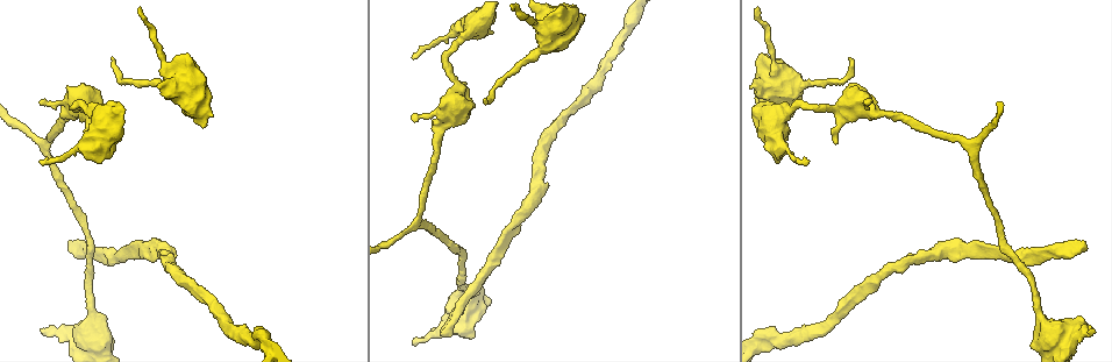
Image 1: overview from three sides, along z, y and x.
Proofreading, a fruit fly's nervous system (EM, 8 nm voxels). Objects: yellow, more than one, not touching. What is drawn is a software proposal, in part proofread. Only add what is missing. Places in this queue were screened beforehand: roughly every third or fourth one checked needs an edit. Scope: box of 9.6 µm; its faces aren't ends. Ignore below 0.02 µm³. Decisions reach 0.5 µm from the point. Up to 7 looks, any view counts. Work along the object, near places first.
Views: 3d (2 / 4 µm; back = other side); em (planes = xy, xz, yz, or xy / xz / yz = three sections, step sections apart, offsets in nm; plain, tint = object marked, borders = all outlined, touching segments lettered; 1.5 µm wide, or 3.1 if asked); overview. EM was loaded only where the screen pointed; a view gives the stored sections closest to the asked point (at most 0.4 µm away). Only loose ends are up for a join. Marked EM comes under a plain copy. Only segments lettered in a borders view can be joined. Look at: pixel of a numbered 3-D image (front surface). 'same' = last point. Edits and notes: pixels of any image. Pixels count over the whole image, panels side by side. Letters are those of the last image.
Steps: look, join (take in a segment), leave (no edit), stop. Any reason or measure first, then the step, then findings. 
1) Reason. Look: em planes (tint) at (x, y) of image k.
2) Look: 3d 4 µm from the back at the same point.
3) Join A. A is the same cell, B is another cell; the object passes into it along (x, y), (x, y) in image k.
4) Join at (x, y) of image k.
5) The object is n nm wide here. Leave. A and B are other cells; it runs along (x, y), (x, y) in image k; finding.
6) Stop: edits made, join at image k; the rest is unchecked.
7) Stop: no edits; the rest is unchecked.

End of a long branch. Look: em planes (borders) at (442, 335) of image 1.

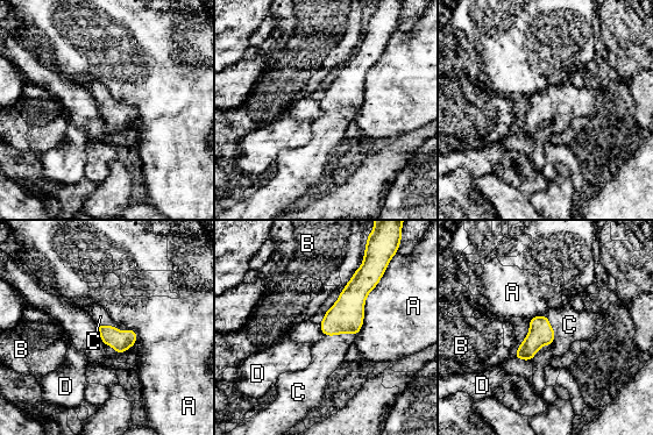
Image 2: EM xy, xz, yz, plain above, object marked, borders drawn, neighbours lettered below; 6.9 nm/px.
The object is 140 nm wide here. Join C. C is the same cell, A, B and D are other cells; it goes on there.

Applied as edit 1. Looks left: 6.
Look: overview.

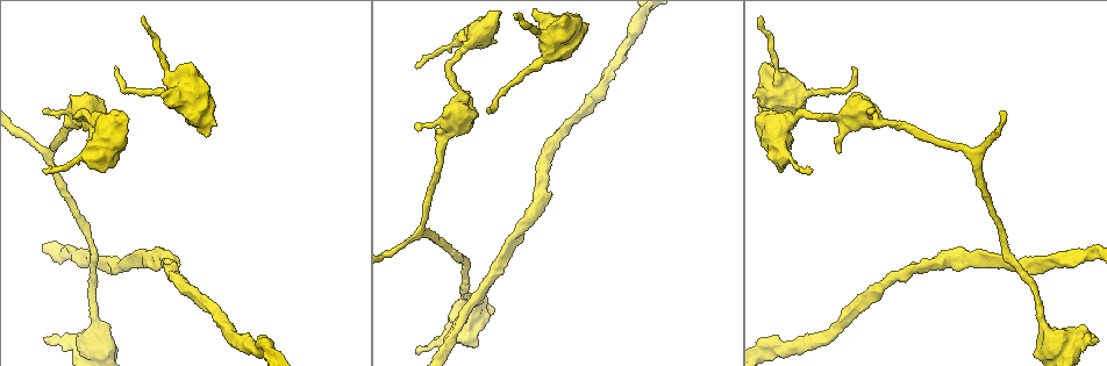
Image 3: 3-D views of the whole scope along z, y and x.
Branch stops here. Look: em xz step 4 (tint) at (1092, 341) of image 3.

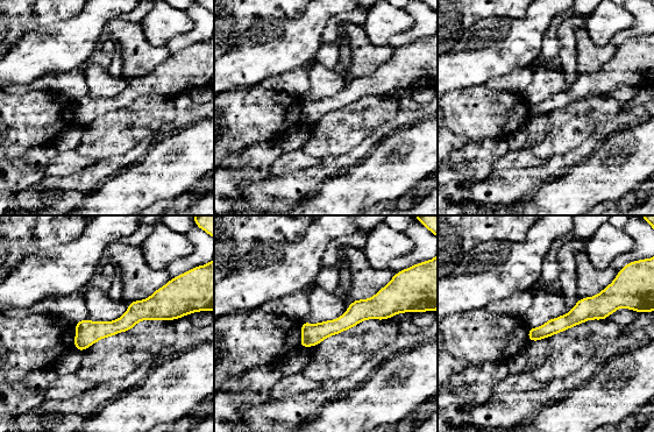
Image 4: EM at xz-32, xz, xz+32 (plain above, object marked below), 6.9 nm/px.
Look: em xy step 4 (tint) at the same point.

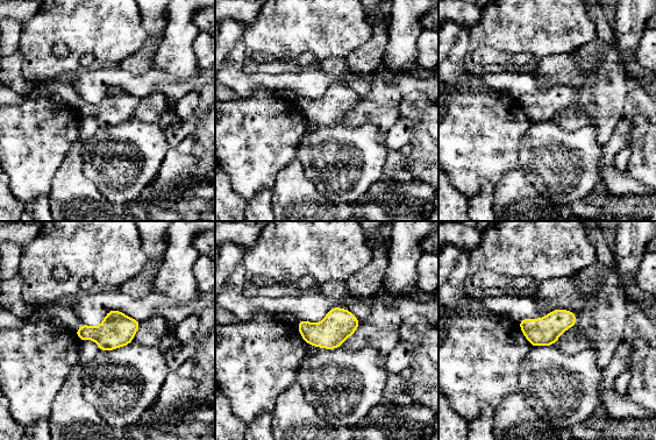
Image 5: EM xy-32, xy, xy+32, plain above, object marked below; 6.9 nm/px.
Look: em xy step 4 (borders) at the same point.

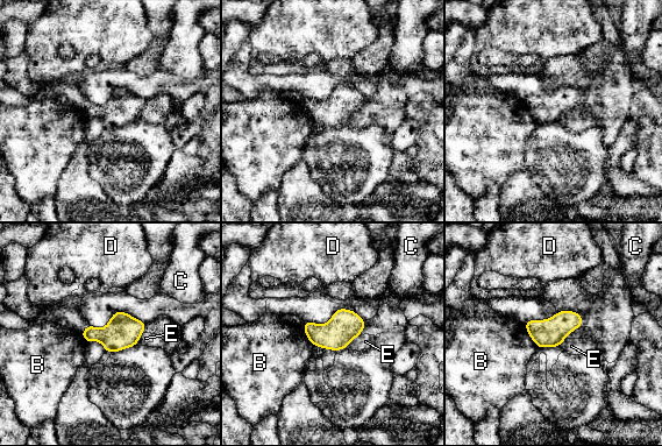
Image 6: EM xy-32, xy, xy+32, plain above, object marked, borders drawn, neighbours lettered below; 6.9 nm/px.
Leave. B, C, D and E are other cells; a border runs along (357, 335), (344, 348) in image 6; none of them fits.

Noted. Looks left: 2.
Tapers out. Look: em planes (borders) at (418, 128) of image 3.

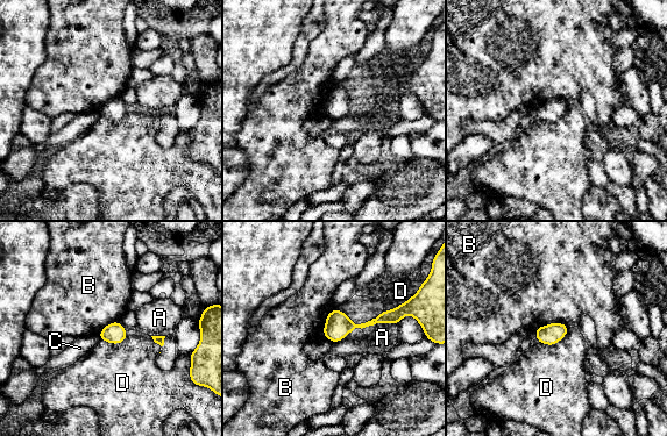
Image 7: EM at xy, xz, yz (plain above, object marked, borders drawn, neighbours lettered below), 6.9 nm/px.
Leave. A, B, C and D are other cells; a border runs along (568, 327), (554, 344), (539, 343) in image 7; no lettered segment goes on from it.

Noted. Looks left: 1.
Stop: edits made, join at image 2; the rest is unchecked.

